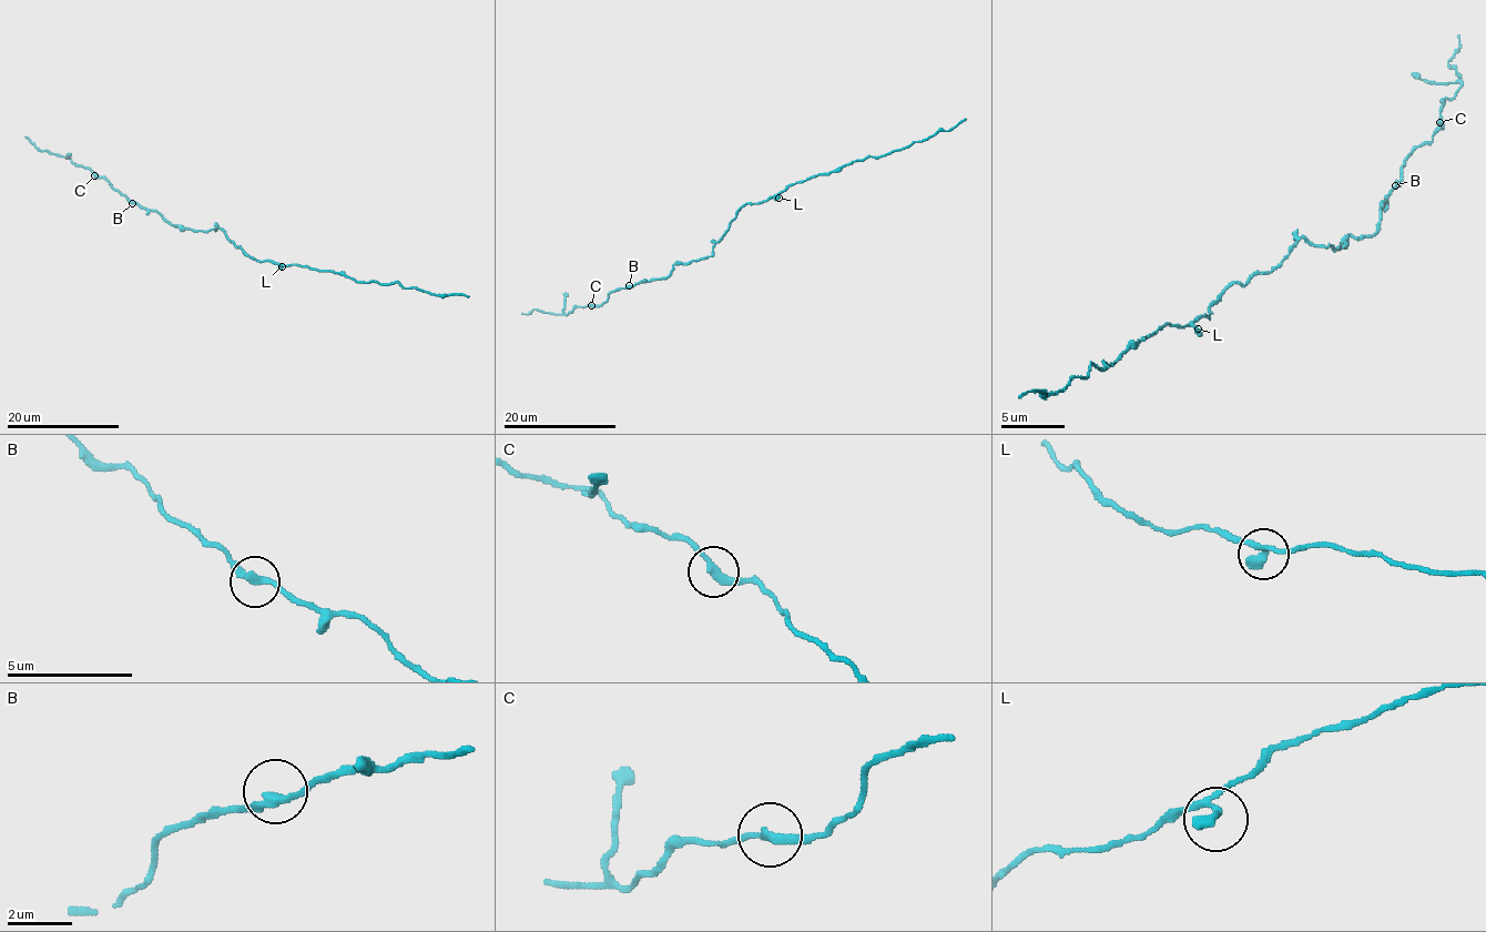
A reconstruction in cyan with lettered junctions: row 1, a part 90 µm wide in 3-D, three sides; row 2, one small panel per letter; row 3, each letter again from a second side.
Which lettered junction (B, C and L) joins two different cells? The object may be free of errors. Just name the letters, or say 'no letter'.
no letter

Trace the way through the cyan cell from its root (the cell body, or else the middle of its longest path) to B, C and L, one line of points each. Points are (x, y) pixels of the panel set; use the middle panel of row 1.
B: (729, 224), (711, 255), (675, 263), (667, 276), (629, 285)
C: (729, 224), (711, 255), (675, 263), (667, 276), (618, 289), (601, 305), (591, 305)
L: (729, 224), (745, 203), (760, 203), (776, 195), (779, 198)

